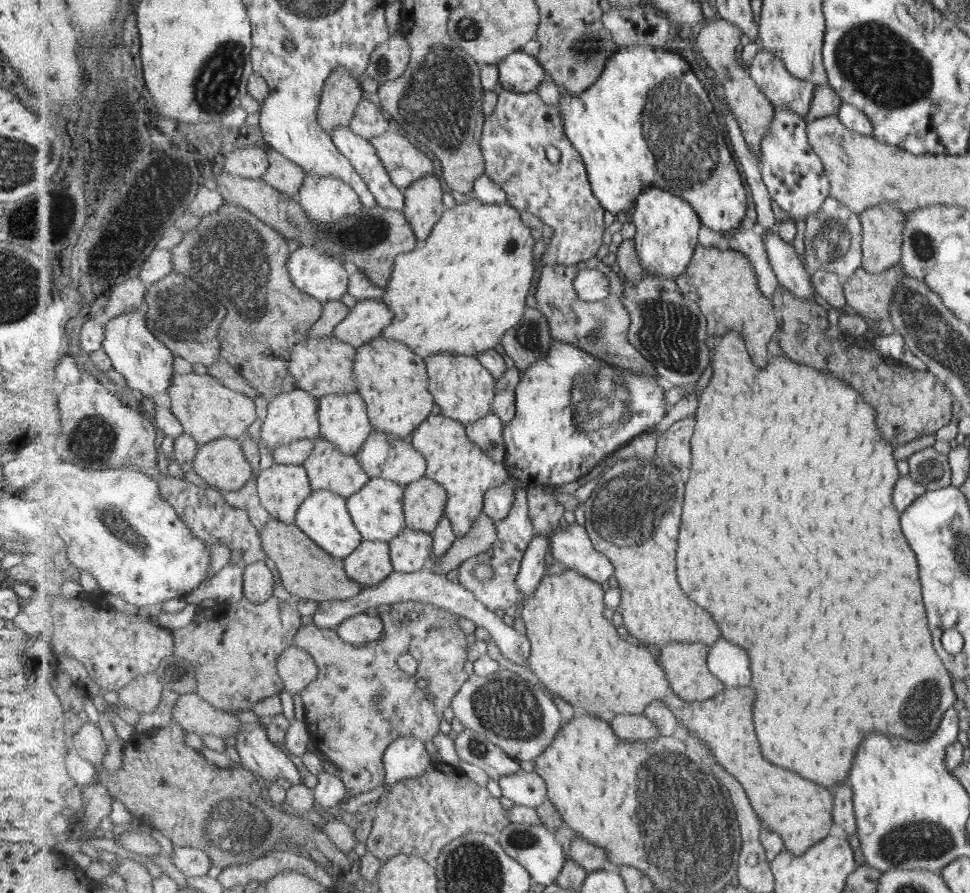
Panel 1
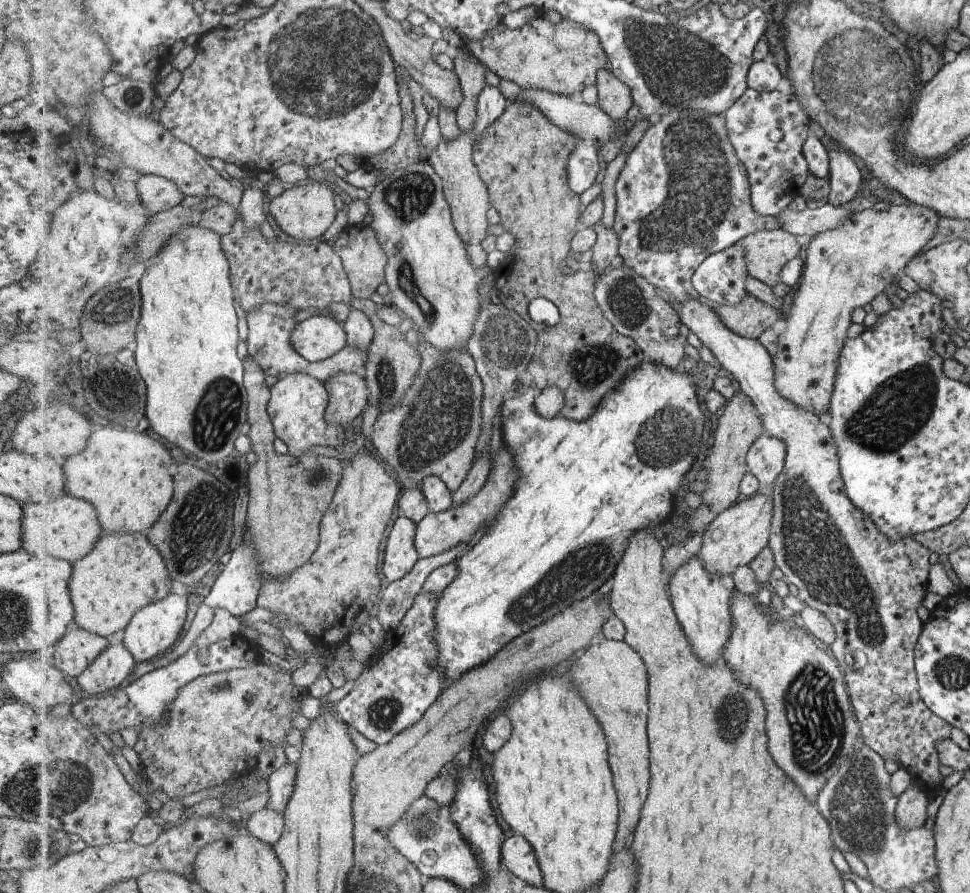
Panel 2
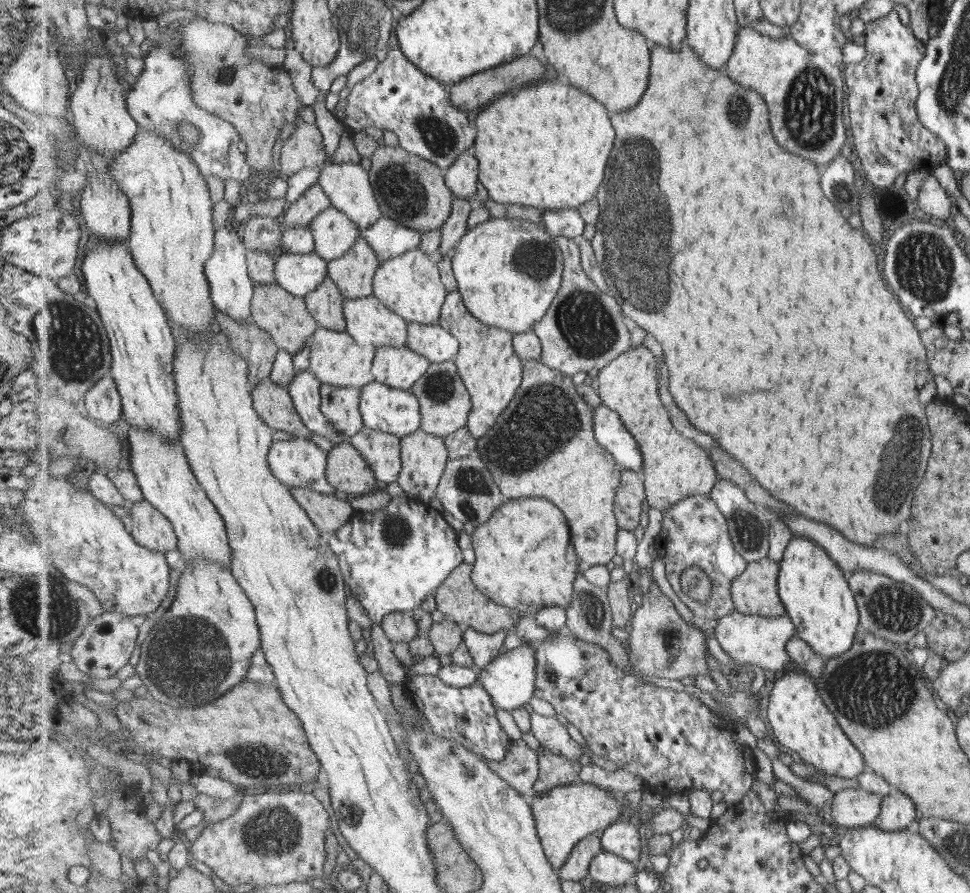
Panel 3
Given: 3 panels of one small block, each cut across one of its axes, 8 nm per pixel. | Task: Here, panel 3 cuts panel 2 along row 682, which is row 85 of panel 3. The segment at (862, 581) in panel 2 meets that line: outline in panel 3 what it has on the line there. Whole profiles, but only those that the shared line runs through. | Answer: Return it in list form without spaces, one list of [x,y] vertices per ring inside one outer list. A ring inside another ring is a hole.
[[[891,11],[887,16],[880,18],[879,20],[875,20],[873,22],[866,23],[866,49],[867,56],[863,62],[856,64],[853,66],[852,64],[844,65],[844,73],[847,74],[847,86],[850,90],[848,94],[848,114],[850,117],[850,126],[852,129],[852,134],[854,137],[854,145],[856,151],[858,153],[858,157],[861,160],[861,165],[864,168],[864,172],[866,174],[866,178],[873,184],[875,187],[883,187],[883,188],[891,188],[893,184],[893,180],[899,176],[902,172],[909,173],[911,171],[925,171],[925,170],[933,170],[935,167],[943,164],[947,158],[946,144],[942,142],[941,139],[938,138],[938,135],[933,134],[931,131],[926,130],[926,127],[922,125],[920,122],[917,110],[916,110],[916,101],[918,96],[918,85],[917,79],[915,79],[916,70],[918,68],[917,62],[921,61],[924,57],[925,53],[925,45],[919,42],[919,39],[915,40],[915,35],[912,30],[909,30],[907,26],[903,26],[901,24],[901,20],[897,18],[897,13],[895,11]]]

